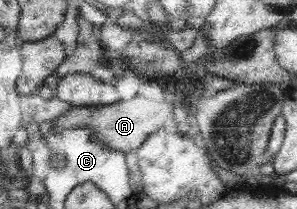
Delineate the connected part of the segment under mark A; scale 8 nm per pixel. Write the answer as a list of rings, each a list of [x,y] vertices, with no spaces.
[[[135,96],[127,102],[114,102],[110,105],[96,107],[71,107],[67,112],[55,116],[51,120],[51,129],[55,133],[75,128],[85,128],[91,131],[95,139],[99,139],[105,147],[118,150],[123,154],[135,151],[150,134],[161,130],[167,120],[173,116],[173,106],[169,102],[153,102],[143,96]]]

